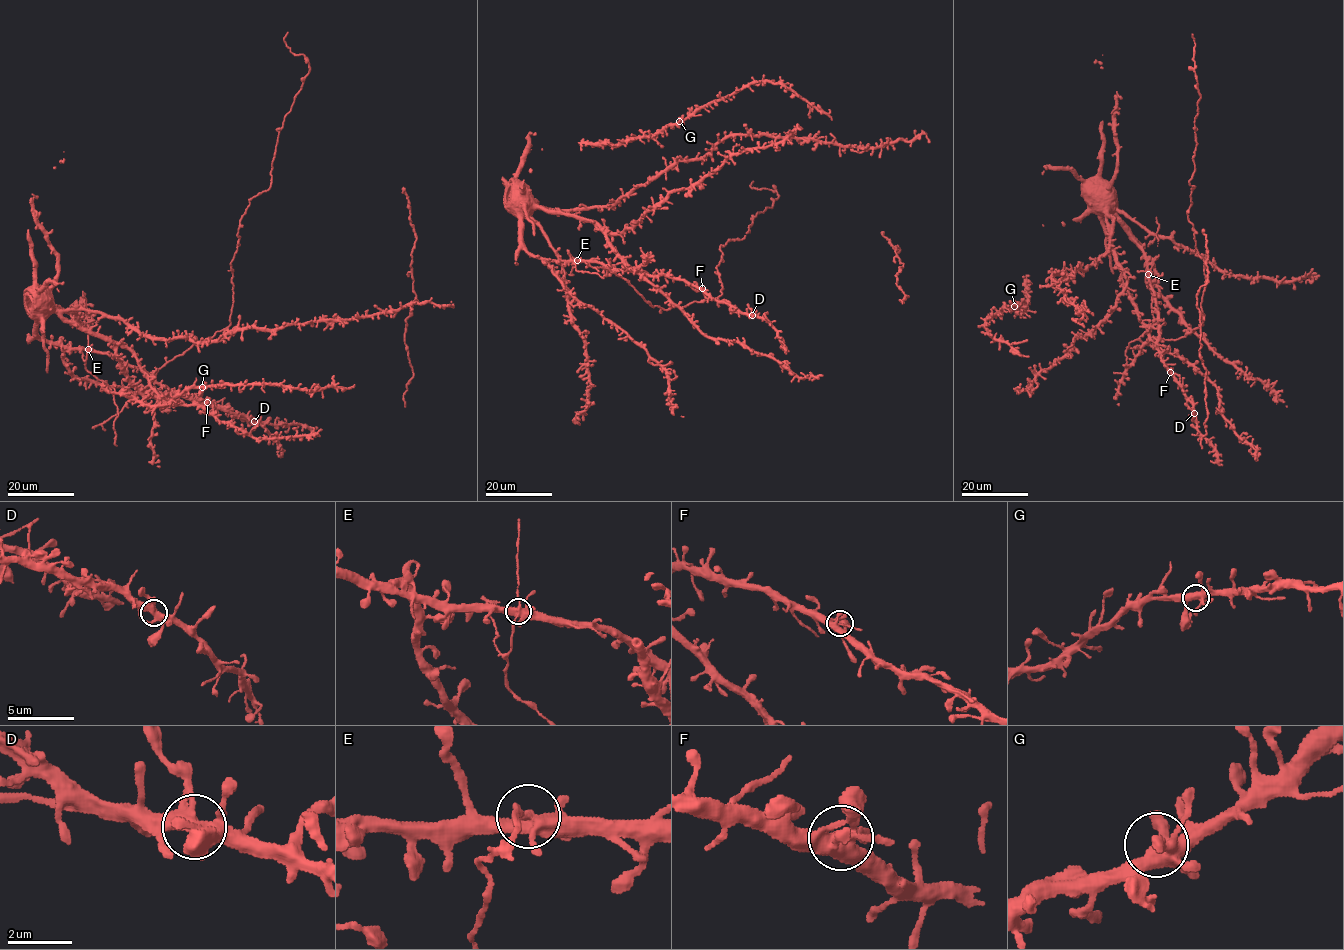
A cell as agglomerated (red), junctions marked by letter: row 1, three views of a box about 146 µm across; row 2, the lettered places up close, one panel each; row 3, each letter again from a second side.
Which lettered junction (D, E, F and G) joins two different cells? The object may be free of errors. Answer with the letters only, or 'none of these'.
none of these

